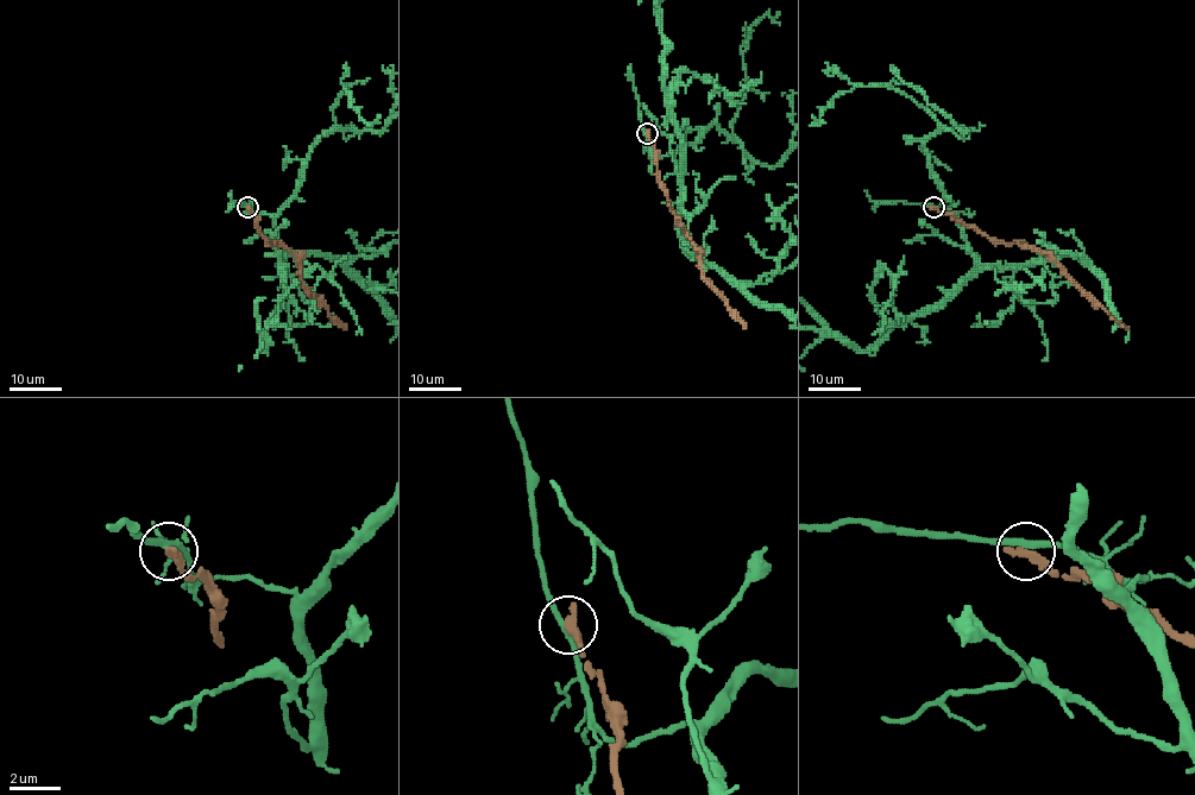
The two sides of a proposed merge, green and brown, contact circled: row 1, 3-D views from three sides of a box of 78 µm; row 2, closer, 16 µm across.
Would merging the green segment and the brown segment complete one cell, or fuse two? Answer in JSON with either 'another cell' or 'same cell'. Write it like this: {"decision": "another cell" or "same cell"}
{"decision": "another cell"}

